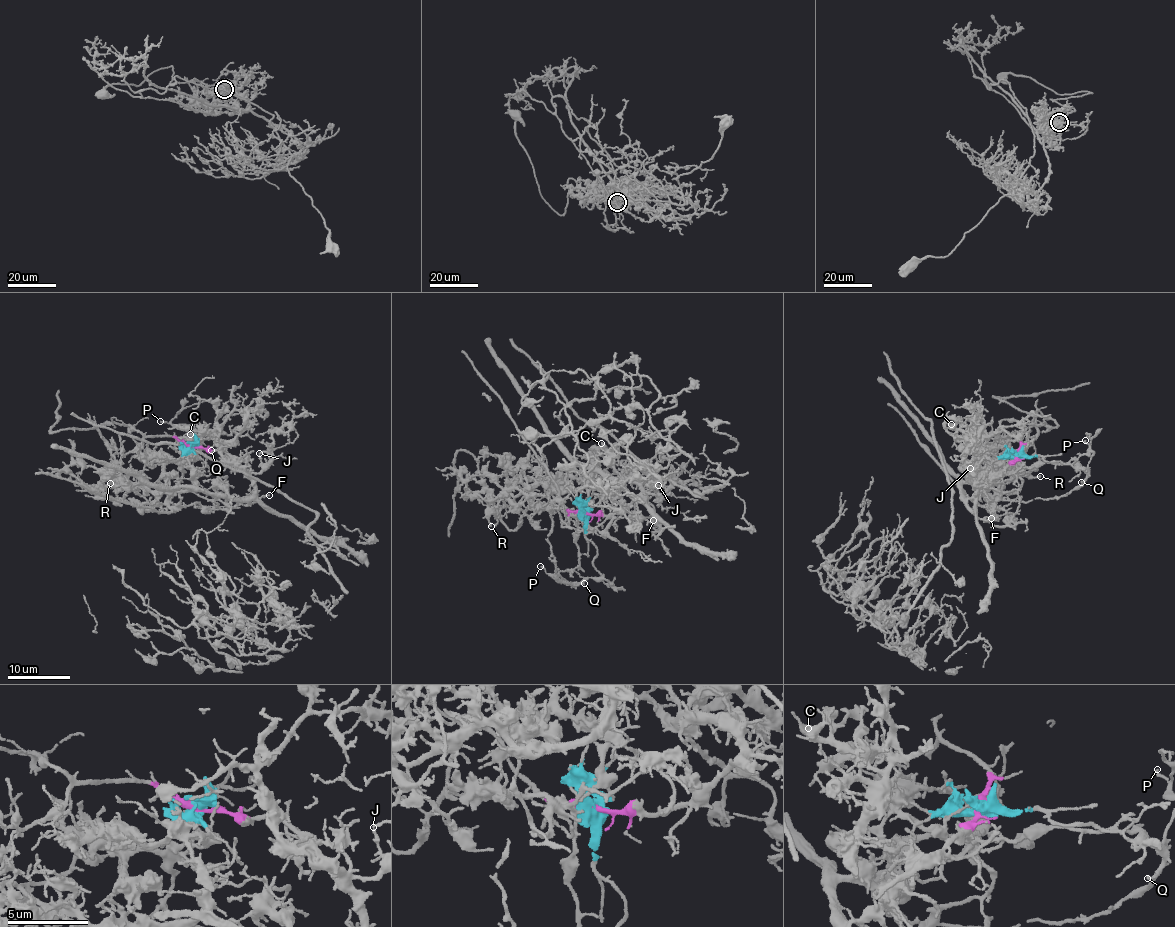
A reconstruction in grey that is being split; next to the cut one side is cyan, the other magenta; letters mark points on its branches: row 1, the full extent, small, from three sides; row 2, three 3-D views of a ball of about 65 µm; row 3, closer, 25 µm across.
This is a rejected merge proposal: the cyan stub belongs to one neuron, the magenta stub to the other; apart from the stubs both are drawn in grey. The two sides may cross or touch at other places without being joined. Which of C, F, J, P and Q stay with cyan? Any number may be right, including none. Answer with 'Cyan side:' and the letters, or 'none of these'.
Cyan side: P, Q

